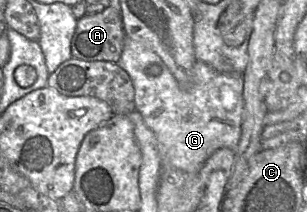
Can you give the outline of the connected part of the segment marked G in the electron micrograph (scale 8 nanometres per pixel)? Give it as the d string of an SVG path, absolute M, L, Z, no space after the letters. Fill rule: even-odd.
M127 36L117 64L131 79L135 111L141 114L144 123L157 139L161 167L173 166L187 173L197 173L217 150L235 150L241 134L242 75L218 72L209 65L195 60L191 86L181 88L154 51ZM152 64L157 64L162 69L157 77L147 74L147 68Z

